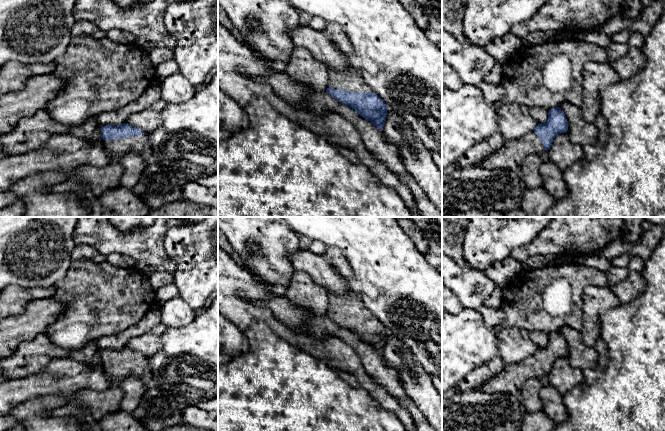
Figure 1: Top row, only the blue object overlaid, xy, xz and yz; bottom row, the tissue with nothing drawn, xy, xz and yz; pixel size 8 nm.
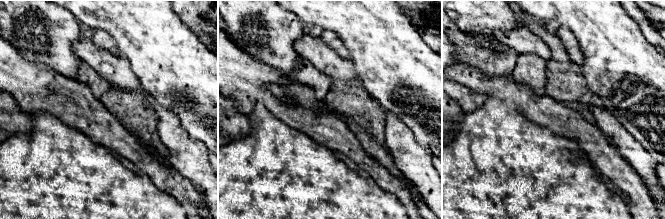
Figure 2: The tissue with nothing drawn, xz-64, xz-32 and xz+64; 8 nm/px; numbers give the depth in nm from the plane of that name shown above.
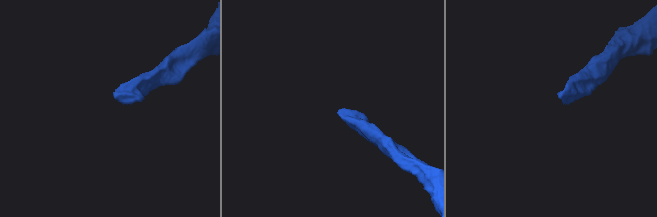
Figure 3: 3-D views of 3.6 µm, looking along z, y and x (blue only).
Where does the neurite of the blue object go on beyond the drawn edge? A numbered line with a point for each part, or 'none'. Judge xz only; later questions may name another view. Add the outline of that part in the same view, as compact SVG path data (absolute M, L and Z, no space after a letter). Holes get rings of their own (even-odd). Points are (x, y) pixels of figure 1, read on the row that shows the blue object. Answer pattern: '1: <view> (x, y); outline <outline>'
1: xz (350, 80); outline M327 68L329 73L329 82L327 88L371 93L372 89L365 83L361 74L355 68L339 71Z

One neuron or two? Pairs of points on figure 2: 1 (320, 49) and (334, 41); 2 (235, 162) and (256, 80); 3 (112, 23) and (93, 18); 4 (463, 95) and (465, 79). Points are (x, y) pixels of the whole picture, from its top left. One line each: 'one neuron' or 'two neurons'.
1: two neurons
2: two neurons
3: one neuron
4: two neurons

